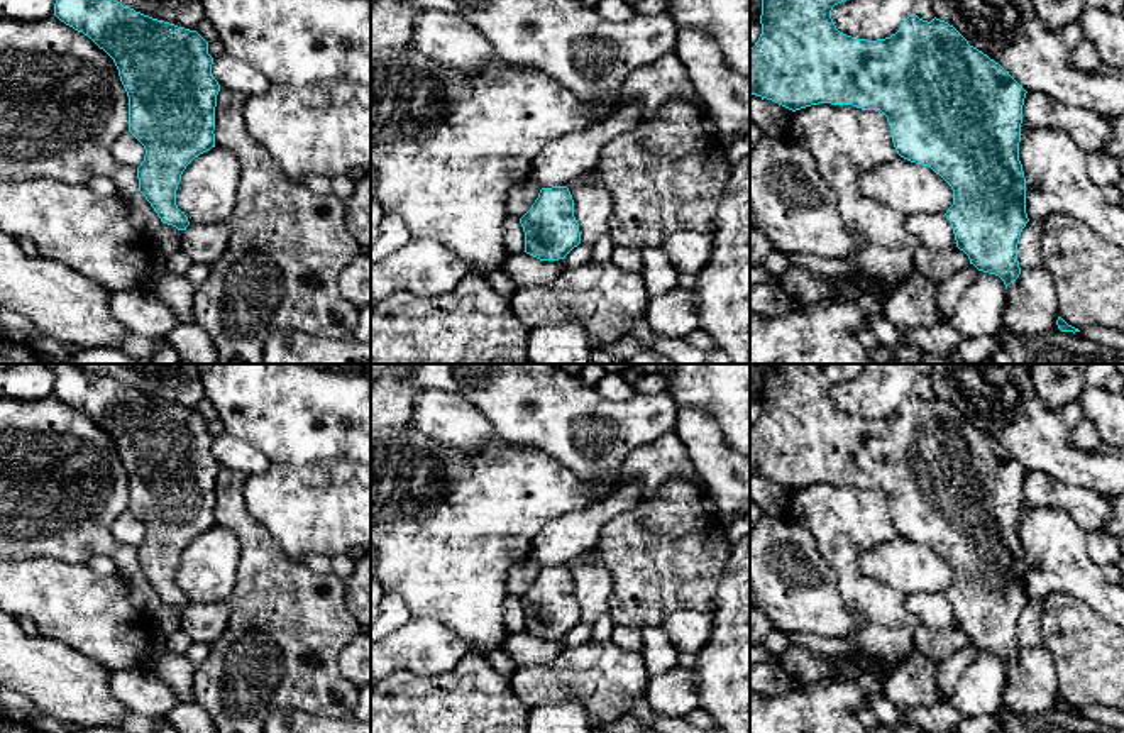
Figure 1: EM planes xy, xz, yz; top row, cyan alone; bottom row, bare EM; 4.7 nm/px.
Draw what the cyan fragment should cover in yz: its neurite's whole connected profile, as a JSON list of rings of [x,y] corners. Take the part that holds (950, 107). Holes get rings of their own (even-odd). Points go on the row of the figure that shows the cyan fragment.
[[[762,0],[762,34],[750,47],[750,96],[772,100],[792,112],[819,105],[853,105],[880,110],[890,125],[897,154],[931,168],[953,190],[953,205],[945,213],[956,247],[978,271],[999,276],[1006,288],[1021,274],[1017,244],[1029,222],[1026,213],[1026,178],[1019,161],[1022,105],[1026,90],[1009,71],[968,41],[948,22],[909,15],[895,34],[885,39],[855,39],[840,32],[831,19],[835,5],[846,0]]]

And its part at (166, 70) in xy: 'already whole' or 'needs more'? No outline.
already whole

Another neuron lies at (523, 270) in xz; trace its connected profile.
[[[526,252],[508,256],[503,264],[503,271],[516,288],[552,283],[564,269],[562,259],[540,261]]]

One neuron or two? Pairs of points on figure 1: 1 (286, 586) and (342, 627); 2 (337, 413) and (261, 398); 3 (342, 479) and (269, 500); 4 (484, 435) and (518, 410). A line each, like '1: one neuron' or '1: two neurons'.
1: one neuron
2: one neuron
3: one neuron
4: two neurons

